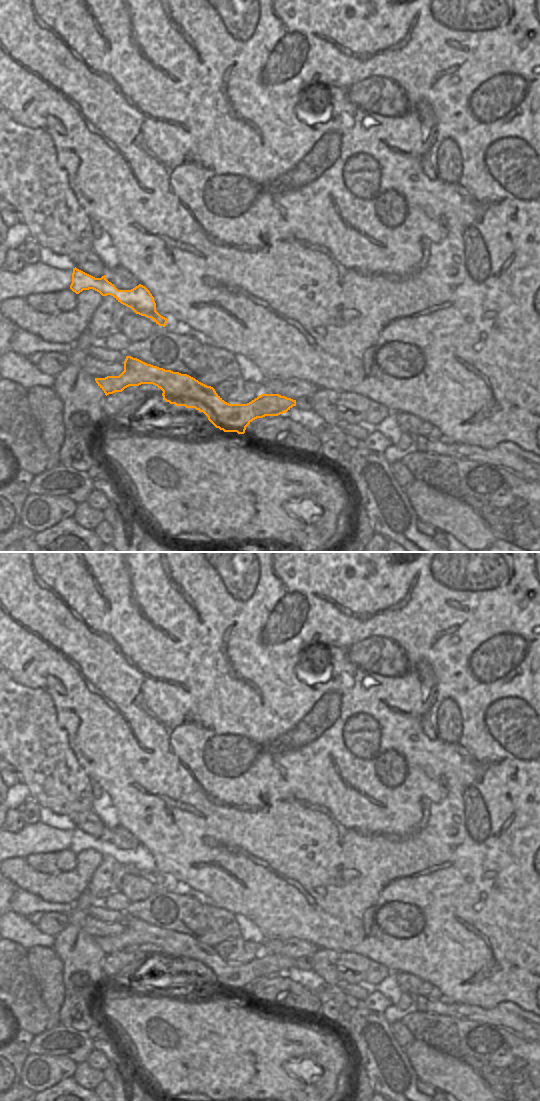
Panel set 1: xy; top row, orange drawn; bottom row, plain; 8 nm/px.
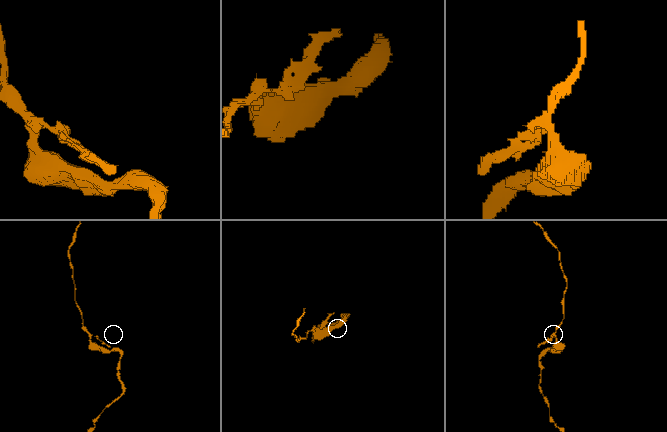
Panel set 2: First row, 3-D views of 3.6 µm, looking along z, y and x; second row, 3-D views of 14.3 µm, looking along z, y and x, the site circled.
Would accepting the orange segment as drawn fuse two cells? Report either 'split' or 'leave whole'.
split

